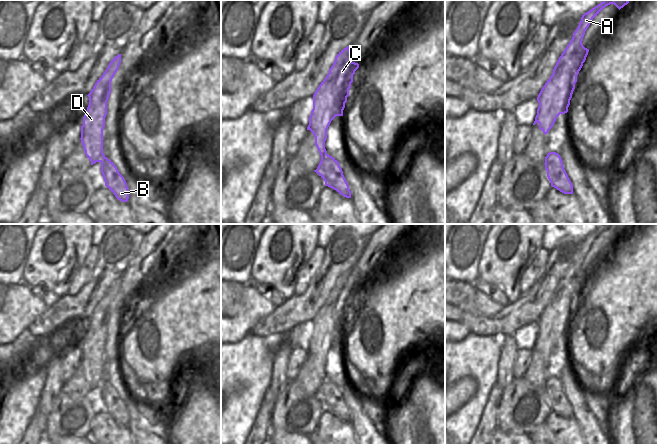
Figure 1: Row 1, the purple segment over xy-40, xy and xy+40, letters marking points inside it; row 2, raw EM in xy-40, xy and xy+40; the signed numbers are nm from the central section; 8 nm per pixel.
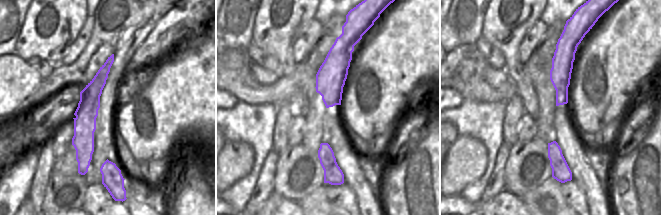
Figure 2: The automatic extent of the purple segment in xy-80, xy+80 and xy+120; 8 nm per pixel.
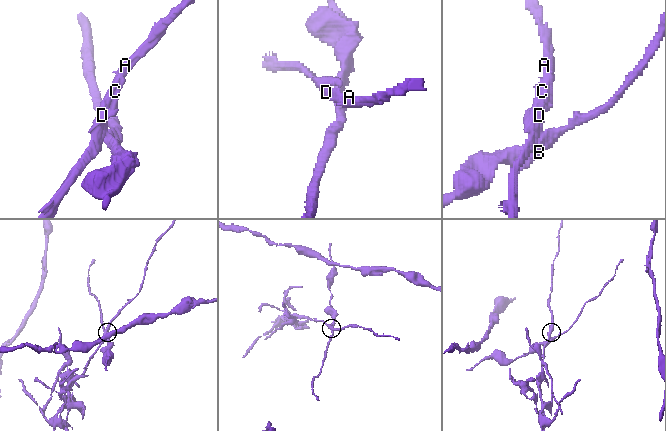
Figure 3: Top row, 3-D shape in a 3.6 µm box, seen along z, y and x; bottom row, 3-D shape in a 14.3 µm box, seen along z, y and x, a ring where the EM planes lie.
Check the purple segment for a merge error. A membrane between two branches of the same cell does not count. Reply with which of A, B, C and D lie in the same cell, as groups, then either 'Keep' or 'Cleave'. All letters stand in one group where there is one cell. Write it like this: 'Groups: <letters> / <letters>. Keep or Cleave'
Groups: A C D / B. Cleave

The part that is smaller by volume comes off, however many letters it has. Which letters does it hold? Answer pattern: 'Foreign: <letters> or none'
Foreign: B

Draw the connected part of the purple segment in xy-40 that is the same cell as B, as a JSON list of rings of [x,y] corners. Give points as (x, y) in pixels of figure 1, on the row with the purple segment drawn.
[[[105,156],[101,162],[101,173],[105,181],[105,186],[118,200],[127,202],[129,199],[127,183],[124,177],[119,173],[115,164]]]

